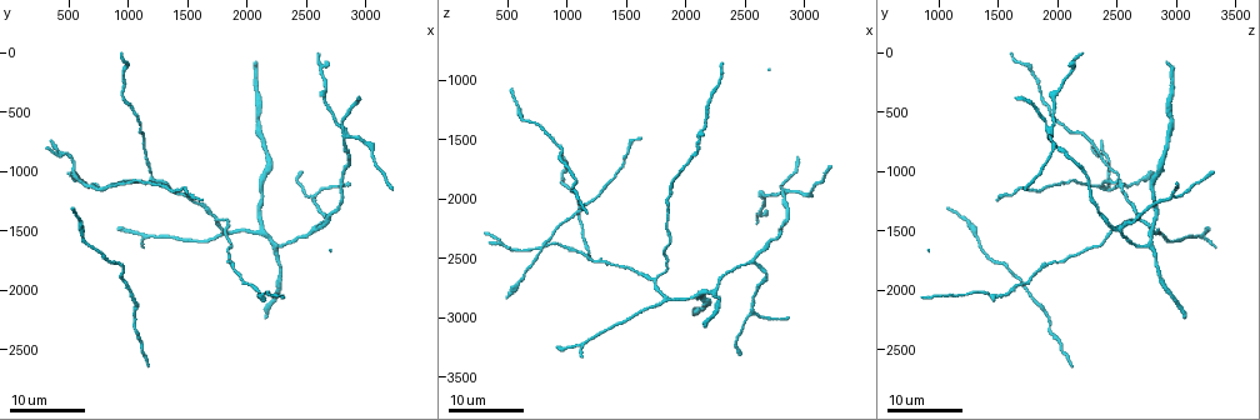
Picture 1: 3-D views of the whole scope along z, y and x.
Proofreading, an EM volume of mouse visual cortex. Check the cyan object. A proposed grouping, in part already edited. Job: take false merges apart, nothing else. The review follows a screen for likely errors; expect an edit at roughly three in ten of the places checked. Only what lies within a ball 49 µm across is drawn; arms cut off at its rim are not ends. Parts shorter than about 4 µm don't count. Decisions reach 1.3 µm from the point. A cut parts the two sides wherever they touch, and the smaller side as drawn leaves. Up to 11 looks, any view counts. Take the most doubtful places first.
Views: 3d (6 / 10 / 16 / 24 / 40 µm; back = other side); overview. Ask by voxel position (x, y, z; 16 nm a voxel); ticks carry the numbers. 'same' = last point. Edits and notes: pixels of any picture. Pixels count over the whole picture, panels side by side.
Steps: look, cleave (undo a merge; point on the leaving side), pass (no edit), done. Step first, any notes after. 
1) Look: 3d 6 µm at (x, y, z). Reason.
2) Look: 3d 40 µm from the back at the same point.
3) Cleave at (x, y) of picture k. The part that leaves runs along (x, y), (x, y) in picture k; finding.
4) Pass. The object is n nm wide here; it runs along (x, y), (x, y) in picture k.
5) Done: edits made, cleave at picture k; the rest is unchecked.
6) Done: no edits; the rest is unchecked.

Look: 3d 16 µm at (2560, 1500, 2540). Three arms meet.

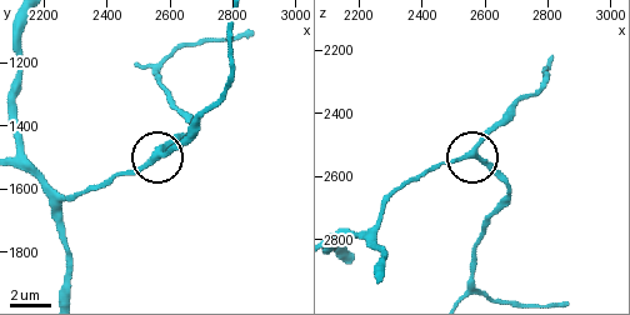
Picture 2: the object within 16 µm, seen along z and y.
Look: 3d 6 µm at (2570, 1490, 2520).

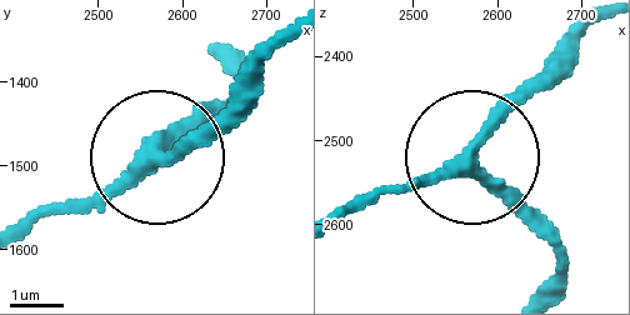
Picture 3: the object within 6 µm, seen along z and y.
Pass. 3 arms meet here; it runs along (339, 219), (474, 161), (550, 228) in picture 3; all the same neuron.

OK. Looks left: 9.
Look: 3d 16 µm at (1200, 1080, 2500).

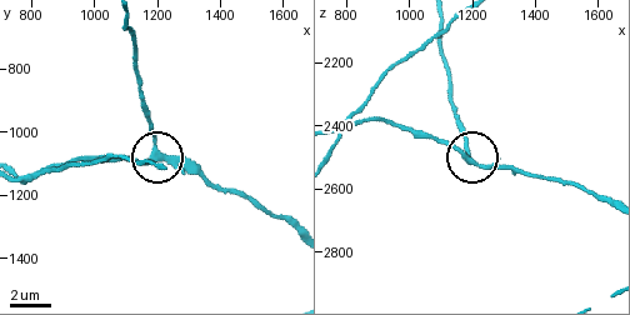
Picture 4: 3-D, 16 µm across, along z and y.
Look: 3d 6 µm at (1190, 1070, 2510).

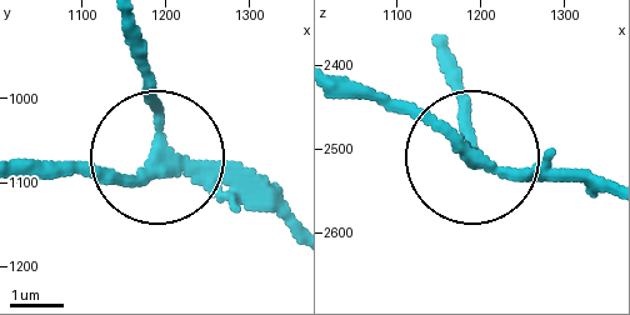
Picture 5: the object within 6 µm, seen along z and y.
Pass. The object is 200 nm wide here; it runs along (598, 183), (481, 165), (464, 71) in picture 5; continuous, no second neuron.

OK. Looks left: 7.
Look: 3d 24 µm at (2140, 1460, 2820). Arms part here.

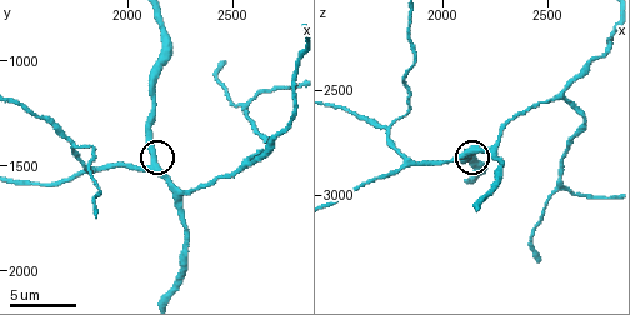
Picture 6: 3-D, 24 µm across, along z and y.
Look: 3d 6 µm at the same point.

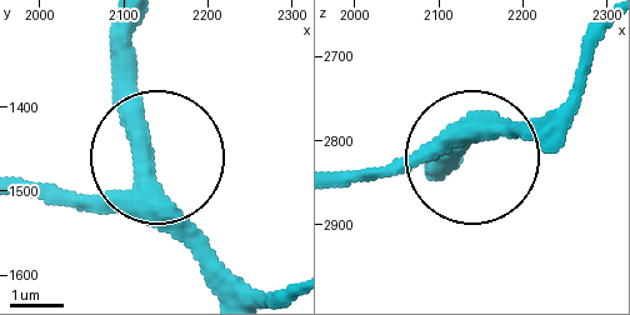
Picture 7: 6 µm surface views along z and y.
Pass. It runs along (23, 188), (103, 196), (130, 174), (144, 146), (130, 26) in picture 7; one neuron here.

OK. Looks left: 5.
Look: 3d 24 µm at (2860, 700, 1940).

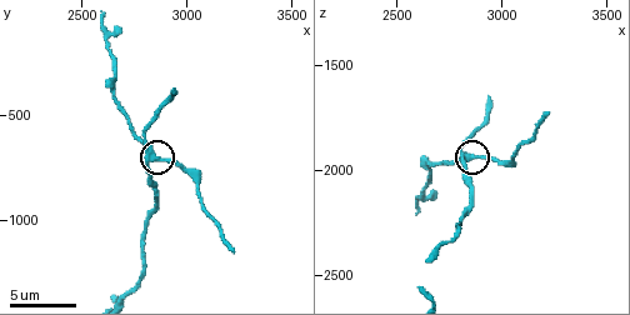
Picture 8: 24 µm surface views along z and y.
Look: 3d 6 µm at (2860, 690, 1940).

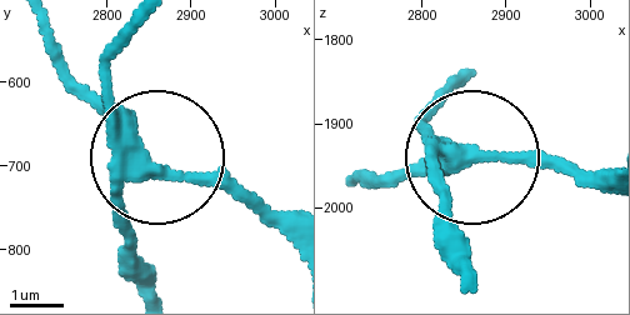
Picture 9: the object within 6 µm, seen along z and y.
Cleave at (200, 173) of picture 9. The object is 330 nm wide here; the part that leaves runs along (135, 149), (224, 180), (291, 243) in picture 9; a second neuron is stuck on.

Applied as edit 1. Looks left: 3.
Look: overview. See it whole again.

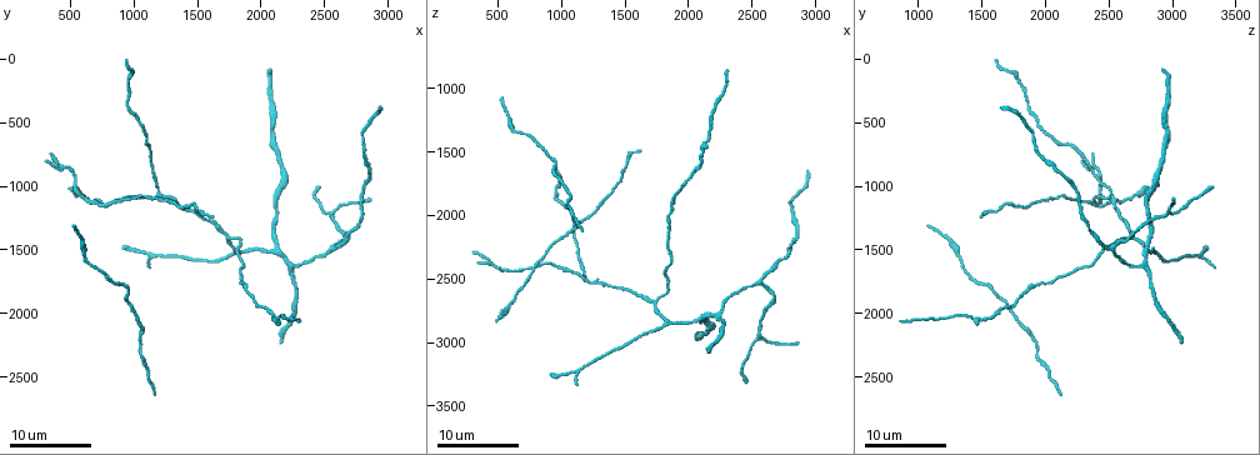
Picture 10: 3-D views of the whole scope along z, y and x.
Look: 3d 24 µm at (1820, 1500, 2860). Branch point.

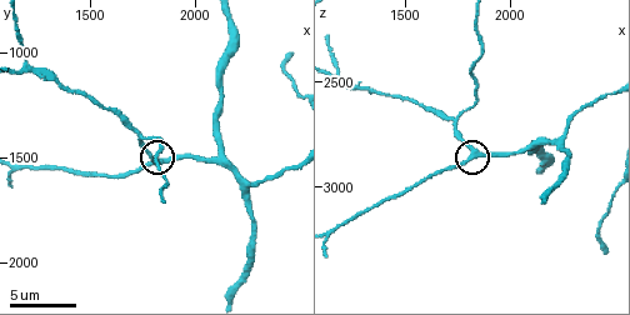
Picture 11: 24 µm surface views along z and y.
Look: 3d 6 µm at (1850, 1520, 2830).

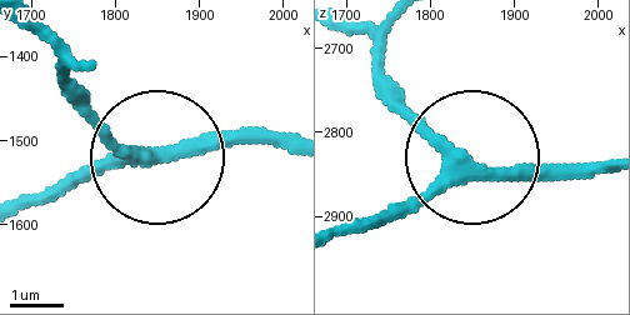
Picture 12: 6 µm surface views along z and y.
Pass. The side arm is 18 µm long; it runs along (353, 26), (393, 93), (465, 156), (384, 223) in picture 12; continuous, no second neuron.

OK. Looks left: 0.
Done: edits made, cleave at picture 9; the rest is unchecked.

